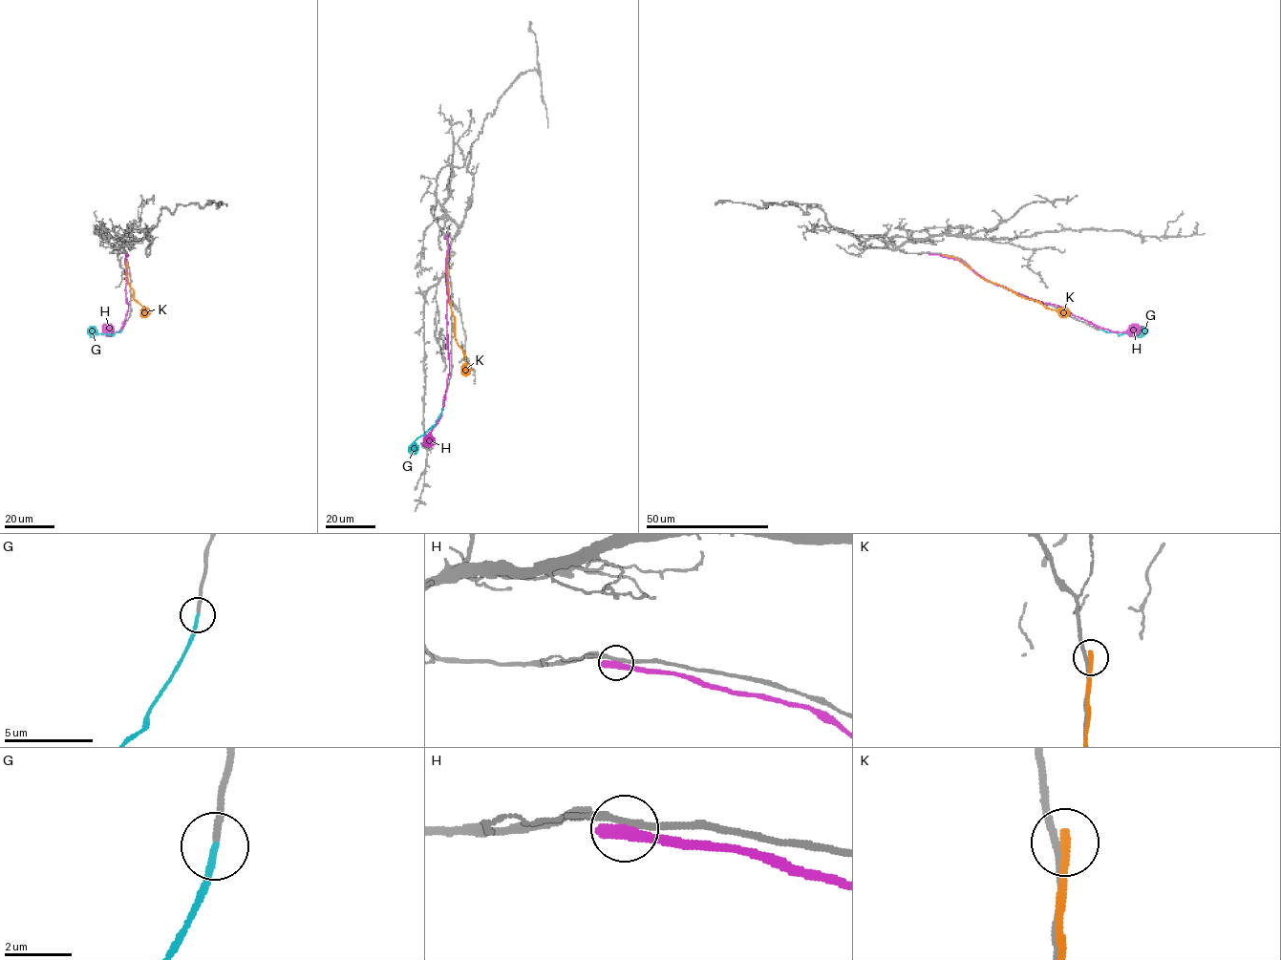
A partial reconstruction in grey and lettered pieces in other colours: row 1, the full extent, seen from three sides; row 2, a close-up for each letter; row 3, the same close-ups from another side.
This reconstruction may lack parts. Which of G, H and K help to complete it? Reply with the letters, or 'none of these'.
G

